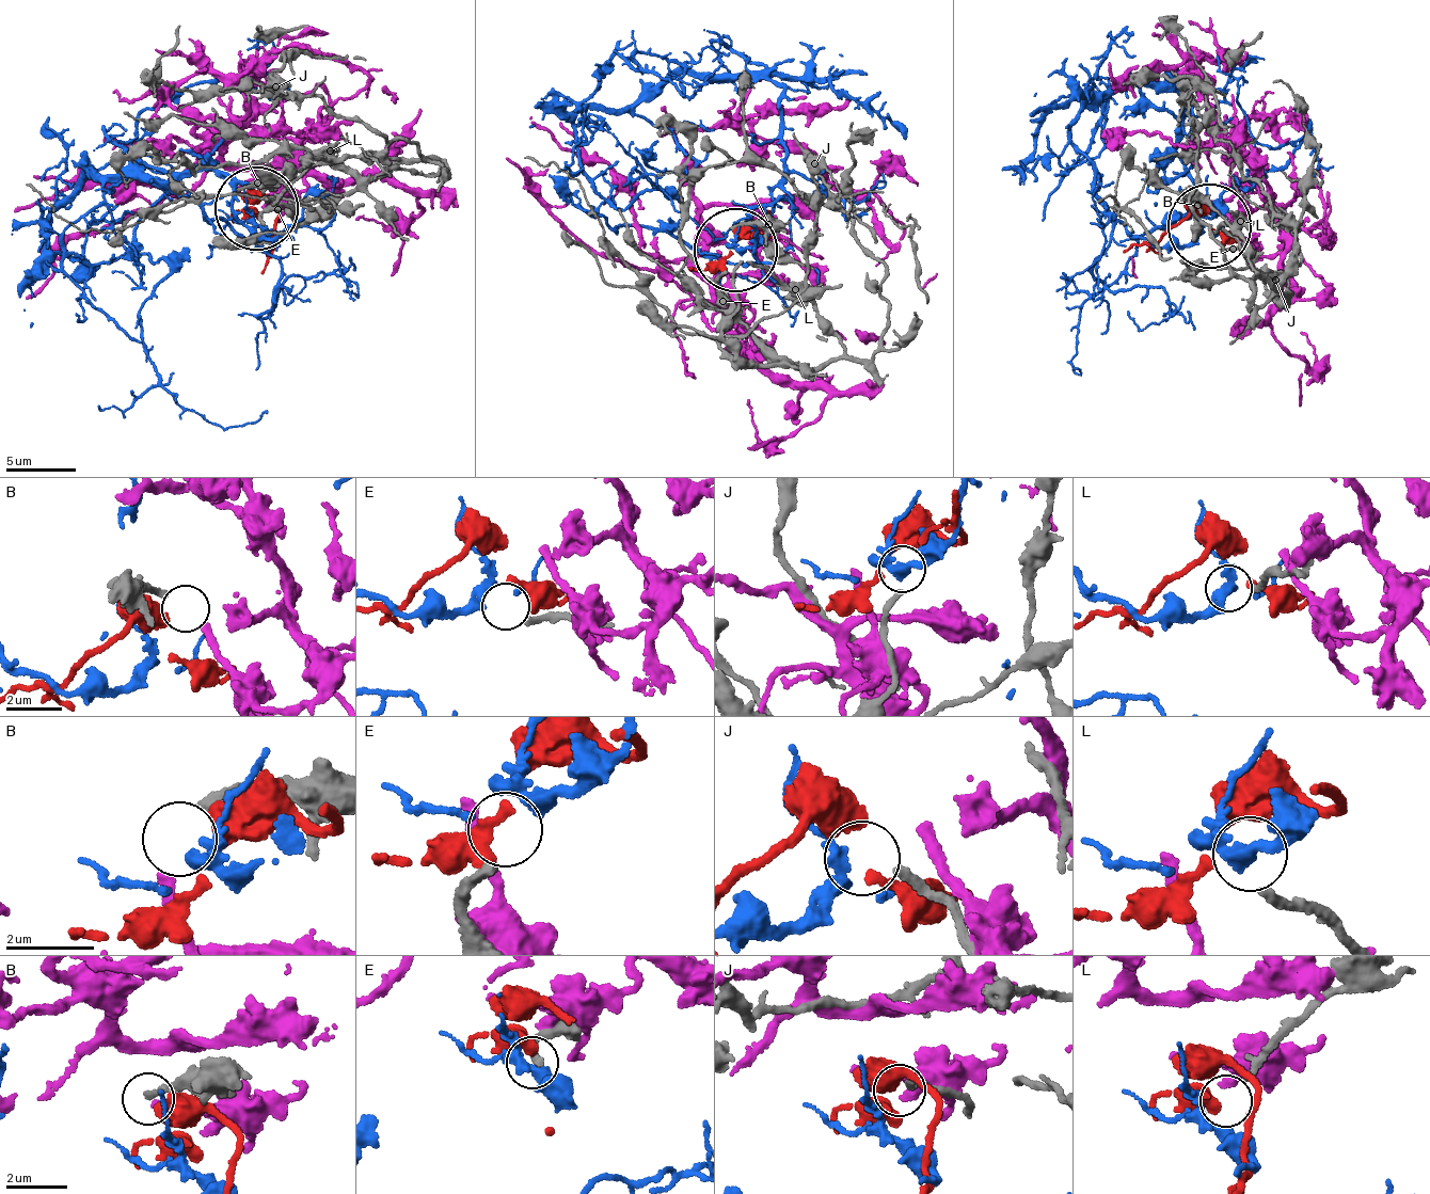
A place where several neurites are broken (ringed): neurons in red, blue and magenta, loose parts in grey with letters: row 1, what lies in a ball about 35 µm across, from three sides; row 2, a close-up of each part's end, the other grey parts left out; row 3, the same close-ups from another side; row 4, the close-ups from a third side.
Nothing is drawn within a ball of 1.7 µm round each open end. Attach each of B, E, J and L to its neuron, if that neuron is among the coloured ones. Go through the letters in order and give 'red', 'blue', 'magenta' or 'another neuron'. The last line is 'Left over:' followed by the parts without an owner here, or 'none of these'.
B: magenta
E: blue
J: red
L: another neuron
Left over: L

